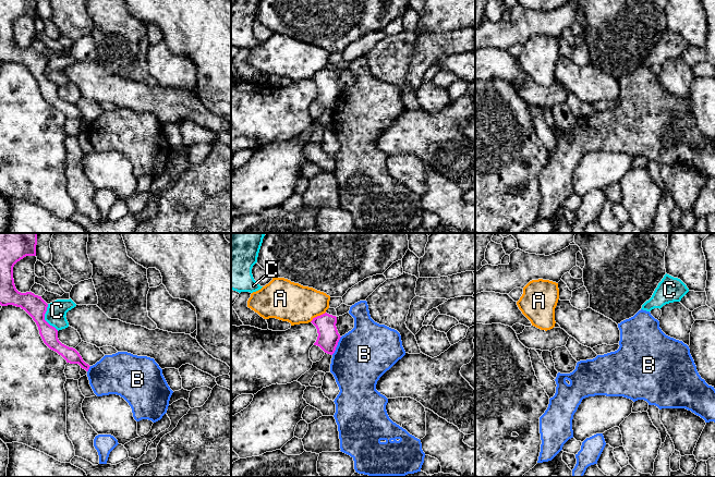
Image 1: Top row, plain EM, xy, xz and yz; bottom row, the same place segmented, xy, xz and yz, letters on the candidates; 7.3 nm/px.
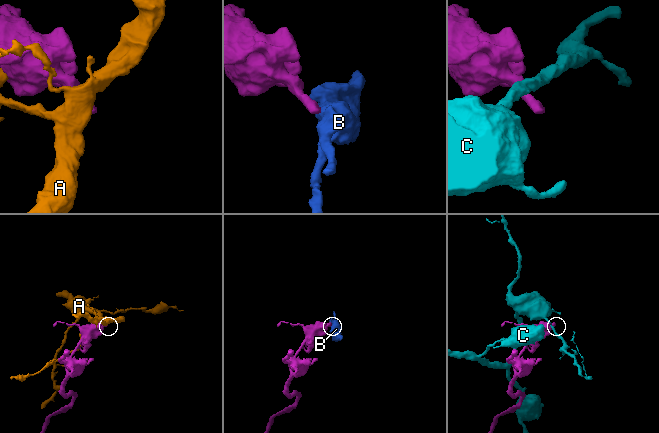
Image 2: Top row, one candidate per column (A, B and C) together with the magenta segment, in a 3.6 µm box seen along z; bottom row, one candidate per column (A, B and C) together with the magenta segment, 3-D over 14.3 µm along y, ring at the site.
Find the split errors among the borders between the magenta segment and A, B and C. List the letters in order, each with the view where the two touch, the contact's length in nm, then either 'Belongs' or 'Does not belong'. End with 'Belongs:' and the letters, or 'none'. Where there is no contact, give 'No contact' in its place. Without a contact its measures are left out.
A: Touches magenta in xz. Shared border 140 nm. Does not belong
B: Touches magenta in xz. Shared border 150 nm. Does not belong
C: Touches magenta in xy. Shared border 220 nm. Does not belong
Belongs: none

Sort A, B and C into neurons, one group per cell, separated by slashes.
A / B / C

